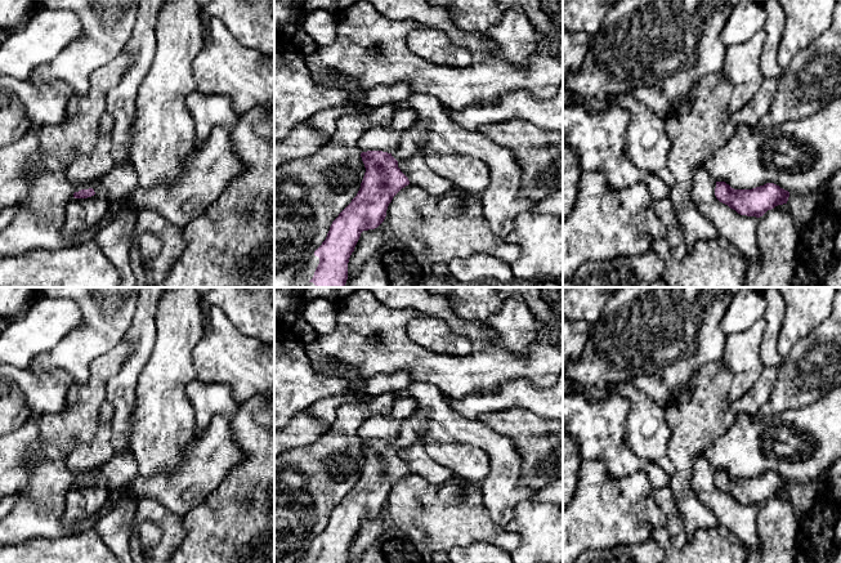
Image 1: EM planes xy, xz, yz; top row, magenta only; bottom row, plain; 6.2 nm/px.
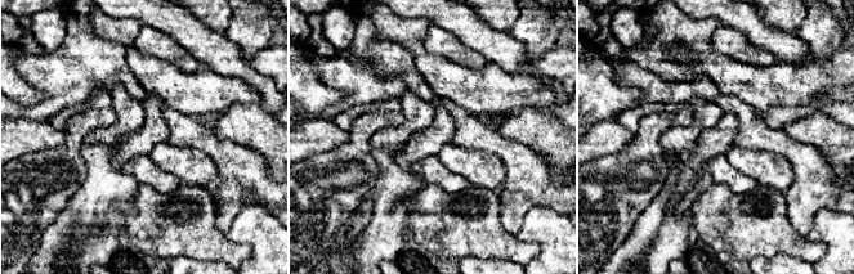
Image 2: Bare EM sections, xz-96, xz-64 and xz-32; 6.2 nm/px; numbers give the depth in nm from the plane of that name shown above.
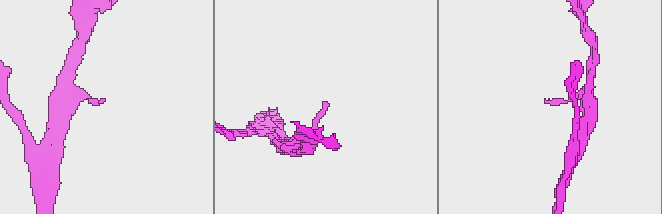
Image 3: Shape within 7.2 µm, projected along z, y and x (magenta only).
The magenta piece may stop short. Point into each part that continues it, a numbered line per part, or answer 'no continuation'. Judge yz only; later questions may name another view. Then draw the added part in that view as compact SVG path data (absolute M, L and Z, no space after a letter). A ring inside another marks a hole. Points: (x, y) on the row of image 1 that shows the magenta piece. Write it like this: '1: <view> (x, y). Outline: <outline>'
no continuation

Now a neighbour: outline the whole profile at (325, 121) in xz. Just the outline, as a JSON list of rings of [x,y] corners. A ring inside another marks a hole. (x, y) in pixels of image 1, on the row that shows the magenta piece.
[[[343,106],[331,110],[323,110],[316,113],[307,124],[322,135],[331,137],[335,133],[336,122],[341,116],[361,112],[354,106]]]

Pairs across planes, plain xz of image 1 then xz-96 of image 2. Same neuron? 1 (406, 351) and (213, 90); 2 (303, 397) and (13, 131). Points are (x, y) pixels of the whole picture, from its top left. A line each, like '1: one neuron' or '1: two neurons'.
1: one neuron
2: two neurons

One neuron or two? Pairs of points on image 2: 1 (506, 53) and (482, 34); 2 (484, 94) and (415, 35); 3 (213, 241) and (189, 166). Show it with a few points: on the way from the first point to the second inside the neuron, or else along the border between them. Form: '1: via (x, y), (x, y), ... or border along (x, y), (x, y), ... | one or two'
1: via (500, 48), (488, 40) | one
2: via (464, 86), (446, 79), (423, 55) | one
3: border along (182, 183), (189, 187), (205, 188) | two

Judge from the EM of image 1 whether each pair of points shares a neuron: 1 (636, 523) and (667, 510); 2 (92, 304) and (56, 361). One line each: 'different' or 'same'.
1: different
2: same

